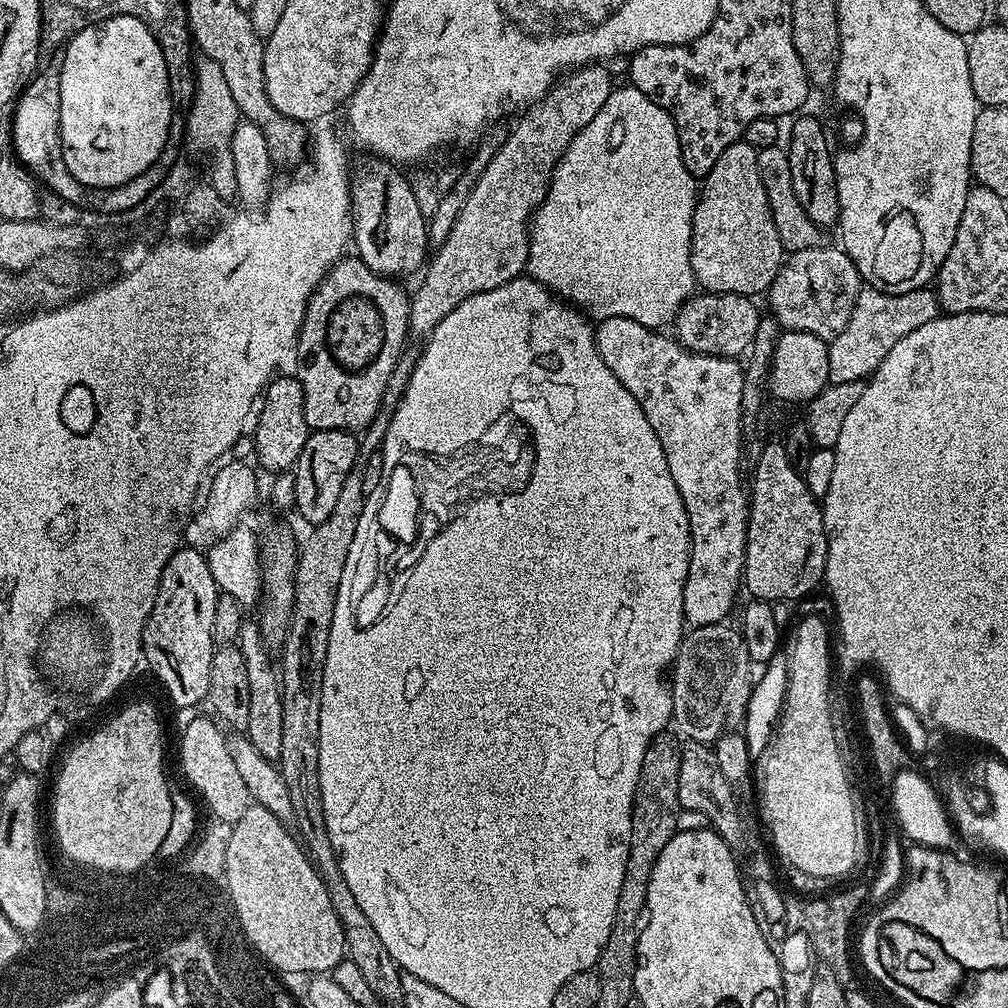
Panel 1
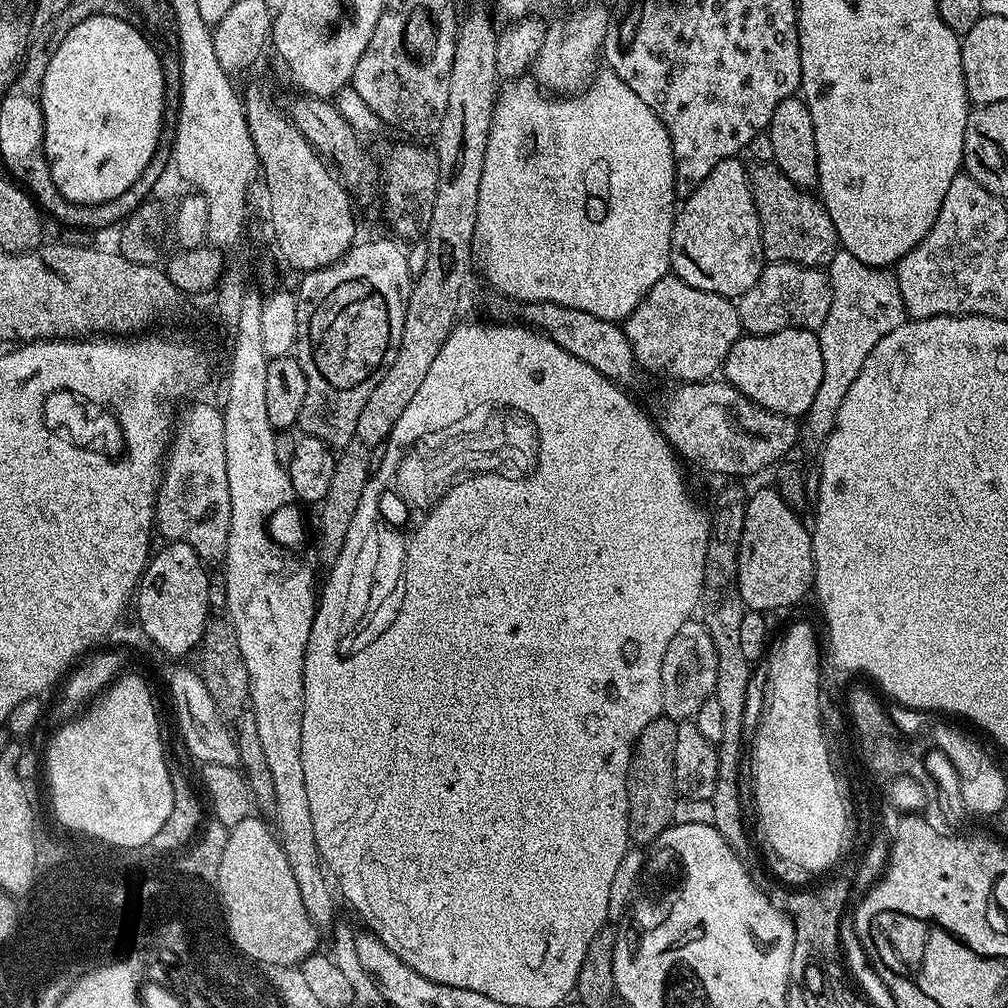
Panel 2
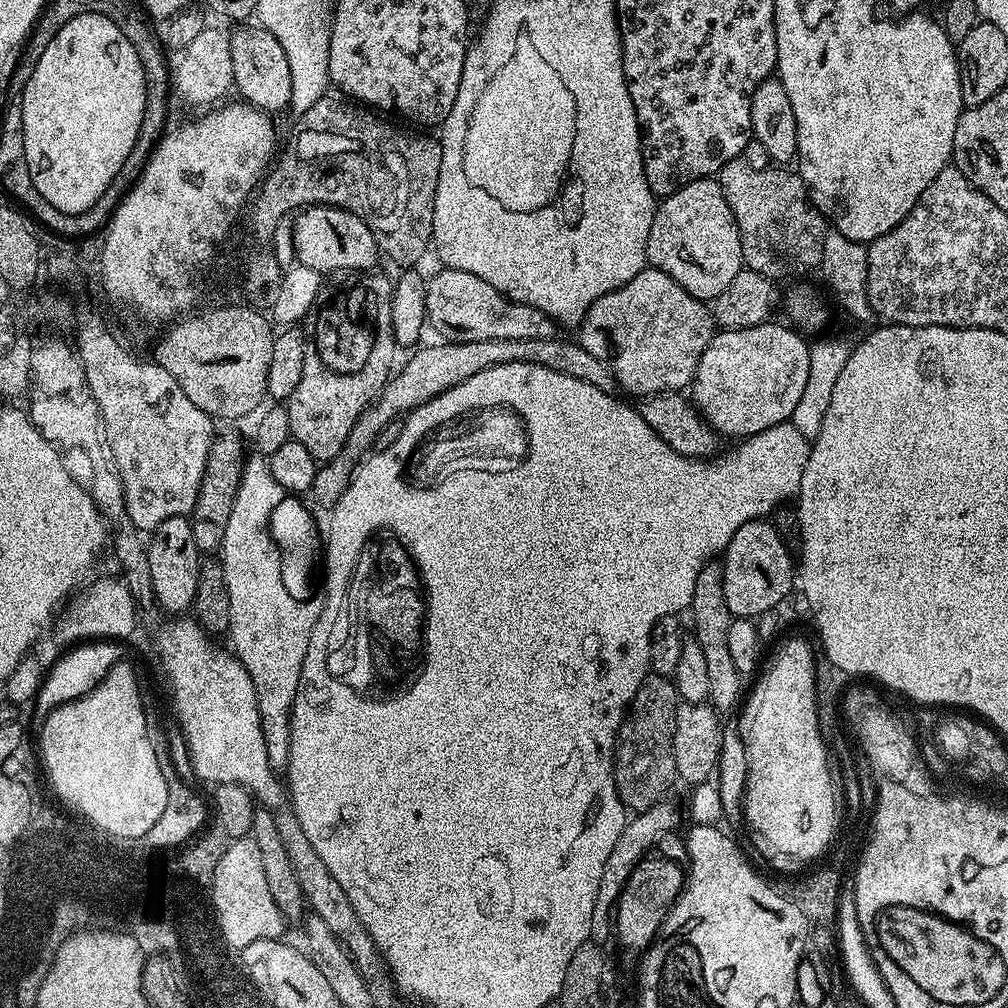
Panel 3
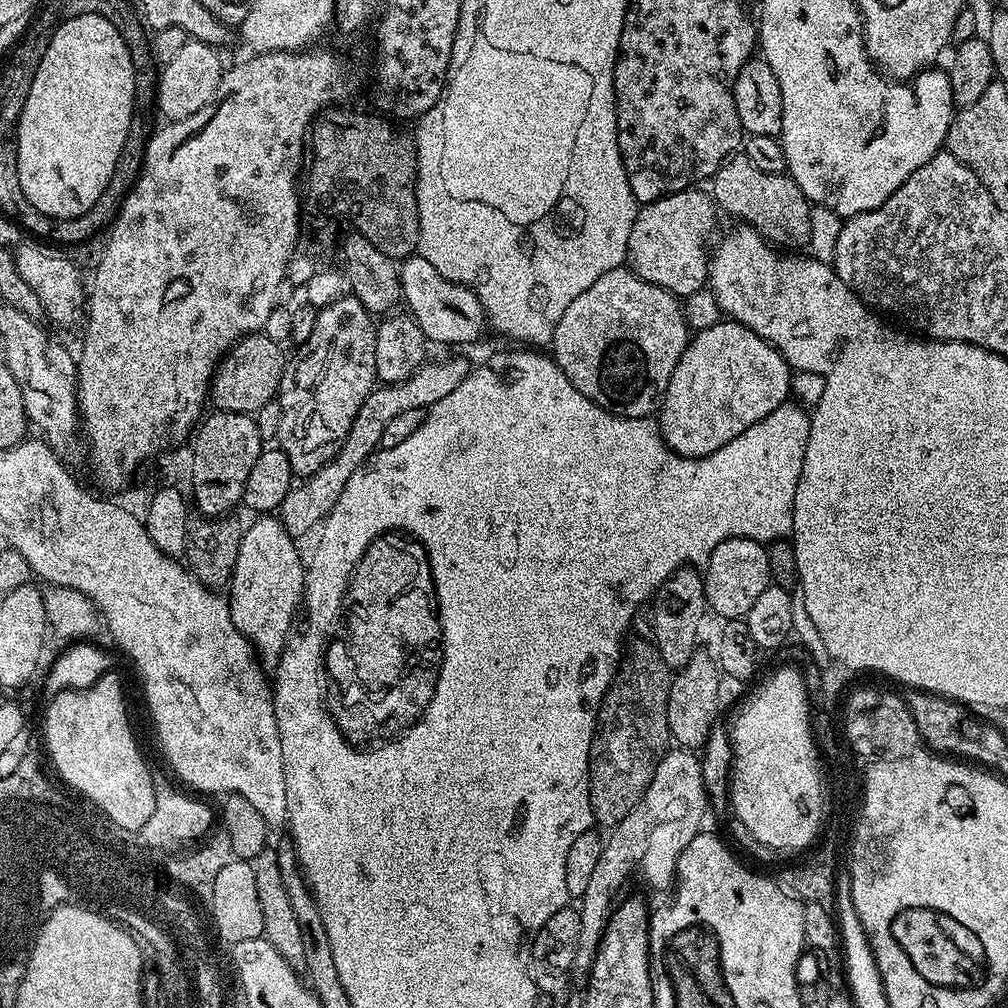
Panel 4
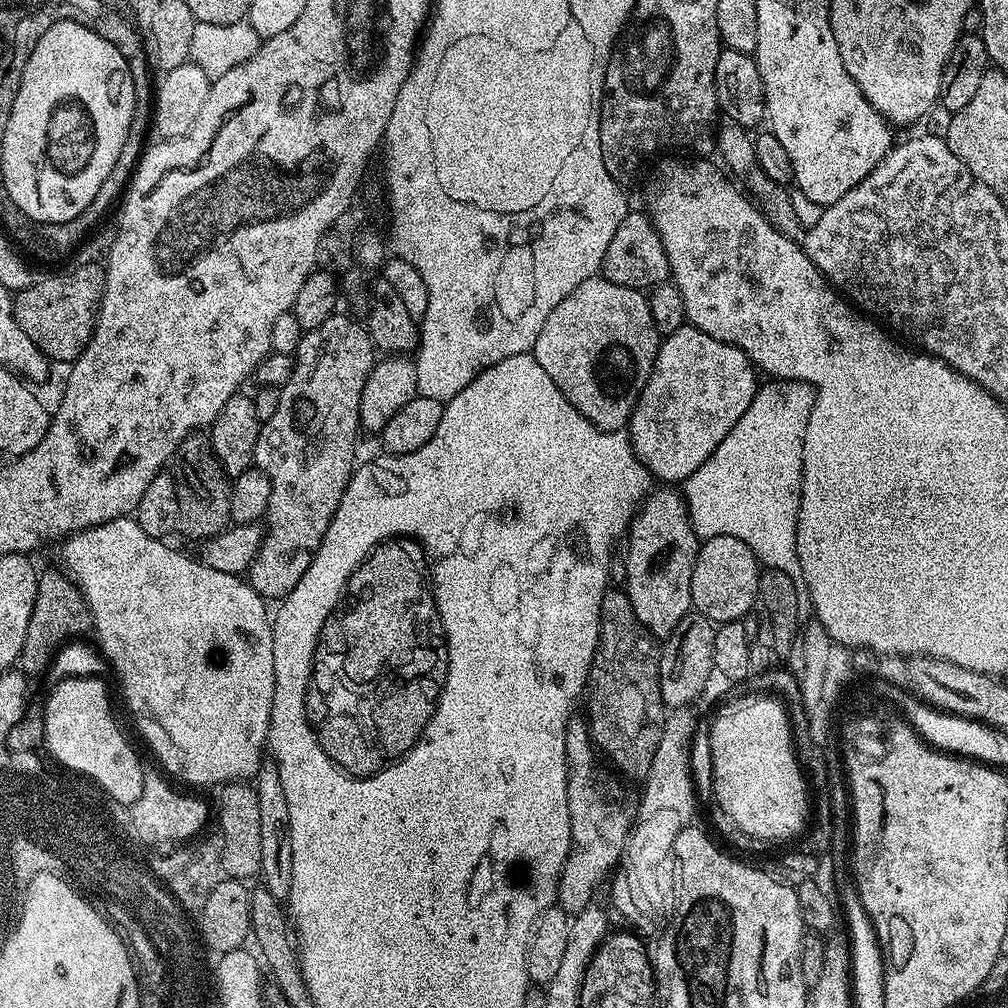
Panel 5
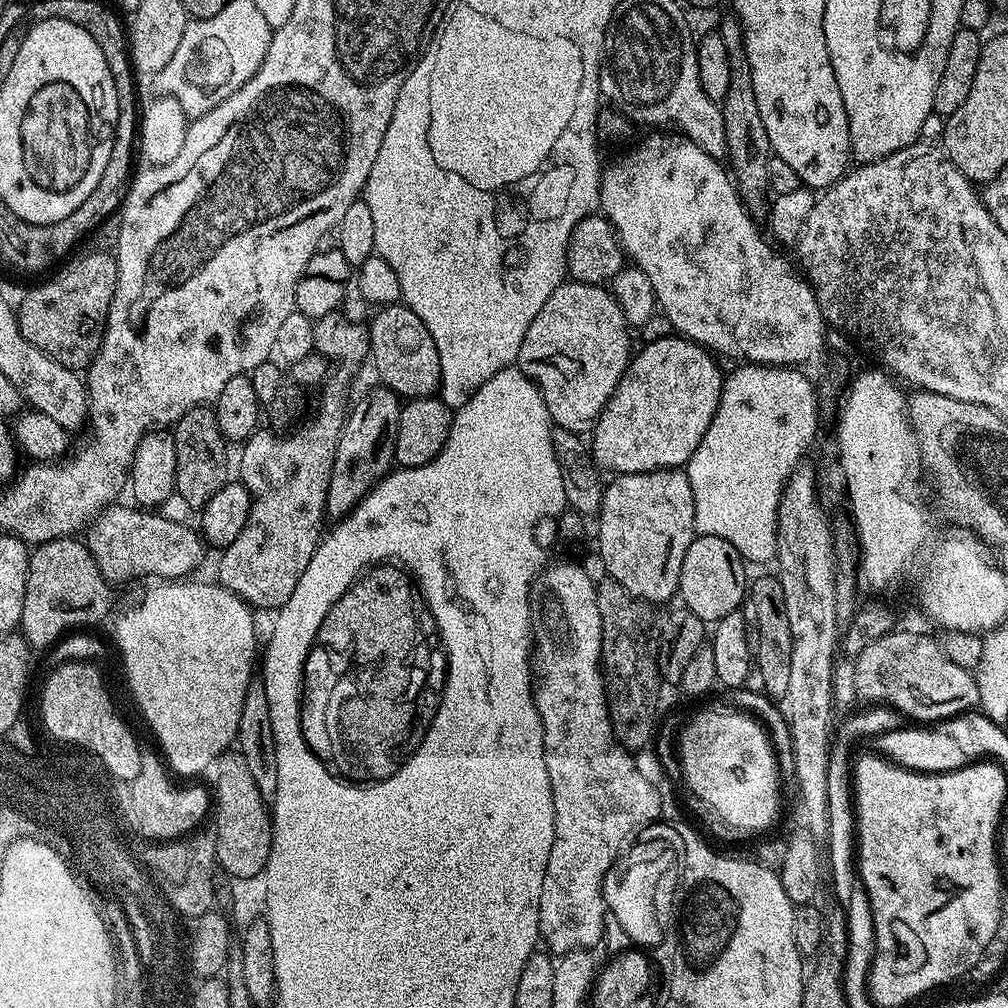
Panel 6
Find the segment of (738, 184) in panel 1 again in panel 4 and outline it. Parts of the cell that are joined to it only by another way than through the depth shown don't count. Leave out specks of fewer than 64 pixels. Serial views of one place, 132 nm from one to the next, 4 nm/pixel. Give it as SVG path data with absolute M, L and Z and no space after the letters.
M693 186L643 205L634 218L634 230L630 230L627 267L638 278L662 286L677 298L686 298L708 283L708 239L716 228L718 209L711 195L700 190Z

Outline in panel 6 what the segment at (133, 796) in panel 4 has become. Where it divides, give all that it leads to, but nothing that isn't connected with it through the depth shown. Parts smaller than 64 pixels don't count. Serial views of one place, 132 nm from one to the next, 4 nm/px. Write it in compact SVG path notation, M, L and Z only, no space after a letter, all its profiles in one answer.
M92 662L64 663L53 667L53 672L42 684L48 689L48 696L38 696L38 710L48 716L48 726L50 730L57 731L58 738L80 740L81 746L96 748L96 753L104 756L107 764L111 764L110 770L119 773L121 780L130 782L140 769L138 740L120 721L96 667Z

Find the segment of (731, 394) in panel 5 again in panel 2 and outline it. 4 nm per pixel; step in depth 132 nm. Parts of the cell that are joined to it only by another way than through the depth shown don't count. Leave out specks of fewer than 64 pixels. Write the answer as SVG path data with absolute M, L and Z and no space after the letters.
M787 328L765 336L741 335L724 359L722 376L758 406L771 412L781 412L783 416L800 418L808 412L810 403L814 402L814 396L822 382L823 367L819 335L813 329Z

